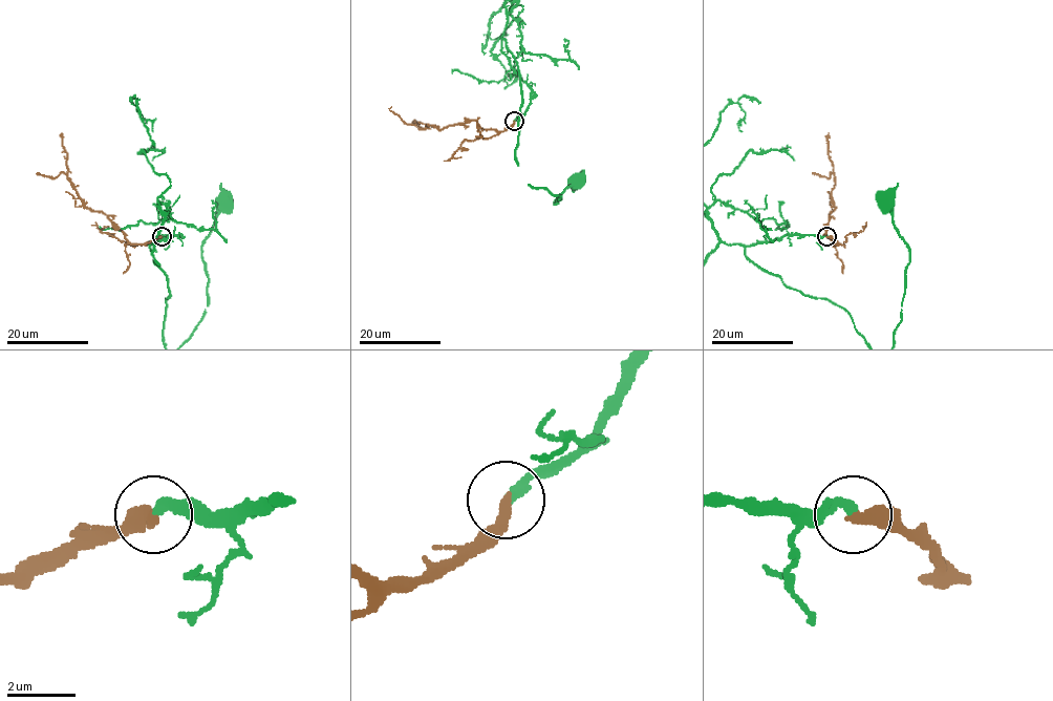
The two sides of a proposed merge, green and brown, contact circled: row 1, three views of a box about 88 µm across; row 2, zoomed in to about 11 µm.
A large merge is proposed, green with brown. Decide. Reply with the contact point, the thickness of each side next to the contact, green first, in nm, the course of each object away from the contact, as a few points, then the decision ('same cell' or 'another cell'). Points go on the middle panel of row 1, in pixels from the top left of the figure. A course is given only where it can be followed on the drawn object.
place (514, 121); calibres 260 and 400 nm; course brown (513, 122), (503, 130), (482, 129), (476, 121), (436, 129), (429, 126), (420, 129), (418, 123), (413, 123); same cell

